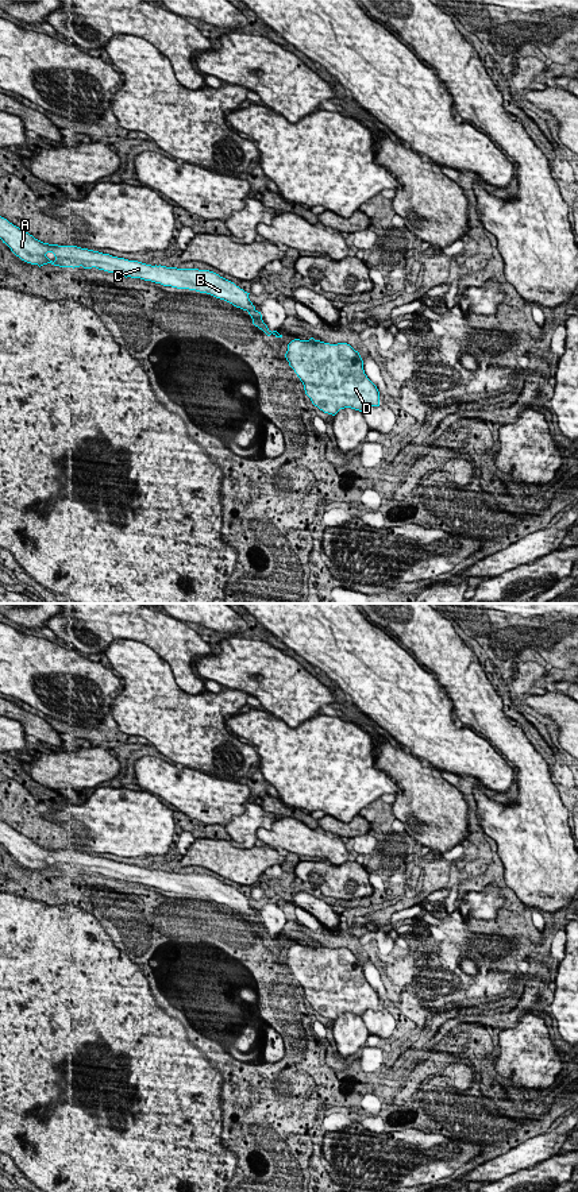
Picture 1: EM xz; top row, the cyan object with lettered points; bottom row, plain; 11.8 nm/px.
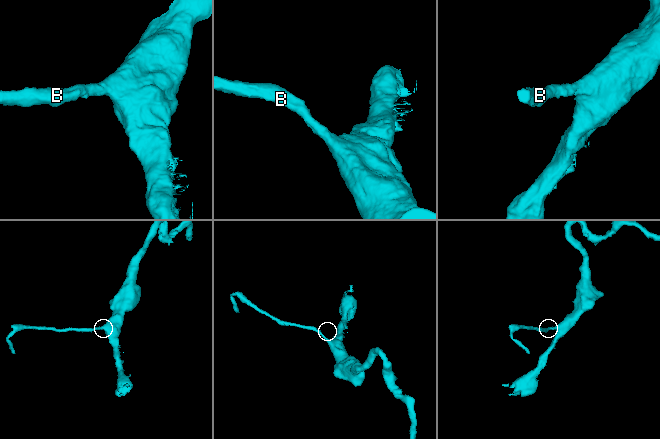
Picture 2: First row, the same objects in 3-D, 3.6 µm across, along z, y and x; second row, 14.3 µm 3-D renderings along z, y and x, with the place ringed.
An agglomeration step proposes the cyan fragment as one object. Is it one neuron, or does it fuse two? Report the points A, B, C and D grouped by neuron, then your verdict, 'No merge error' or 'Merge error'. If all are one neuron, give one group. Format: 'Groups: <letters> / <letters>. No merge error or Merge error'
Groups: A B C D. No merge error

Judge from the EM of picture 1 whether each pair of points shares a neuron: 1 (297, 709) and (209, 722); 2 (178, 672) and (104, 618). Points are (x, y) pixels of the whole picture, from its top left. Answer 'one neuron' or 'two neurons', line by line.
1: two neurons
2: one neuron

